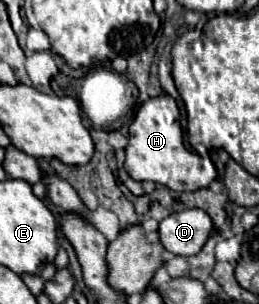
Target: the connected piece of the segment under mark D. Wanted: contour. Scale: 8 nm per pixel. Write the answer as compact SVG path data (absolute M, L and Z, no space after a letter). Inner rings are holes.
M201 208L173 212L159 222L163 246L179 256L197 254L213 230L213 220Z

